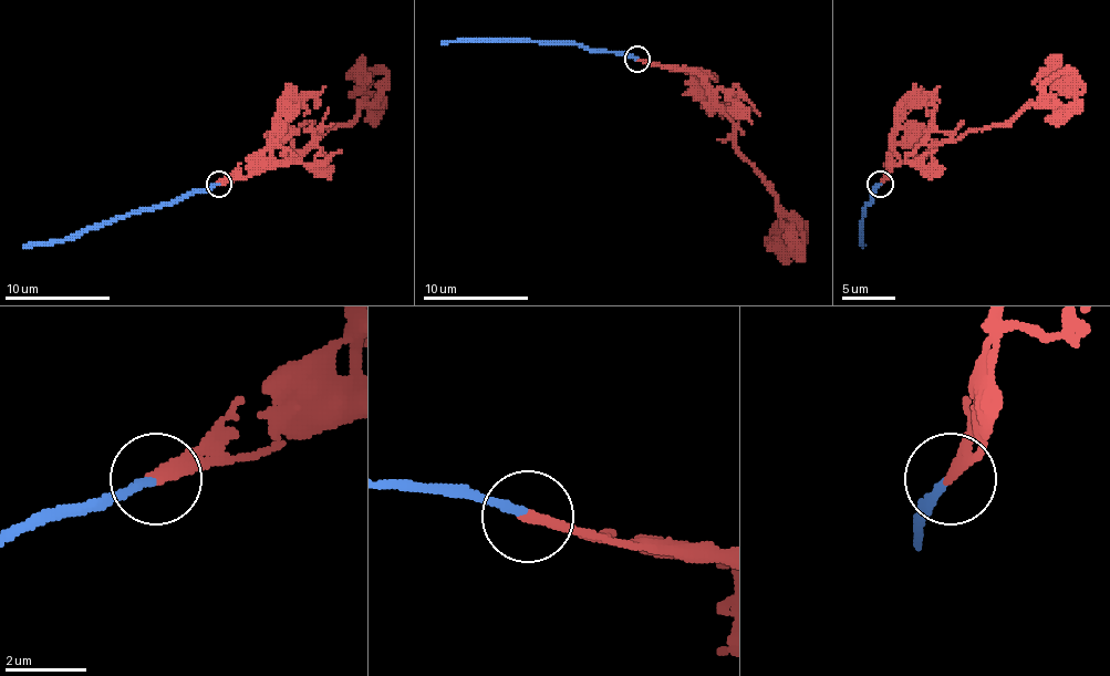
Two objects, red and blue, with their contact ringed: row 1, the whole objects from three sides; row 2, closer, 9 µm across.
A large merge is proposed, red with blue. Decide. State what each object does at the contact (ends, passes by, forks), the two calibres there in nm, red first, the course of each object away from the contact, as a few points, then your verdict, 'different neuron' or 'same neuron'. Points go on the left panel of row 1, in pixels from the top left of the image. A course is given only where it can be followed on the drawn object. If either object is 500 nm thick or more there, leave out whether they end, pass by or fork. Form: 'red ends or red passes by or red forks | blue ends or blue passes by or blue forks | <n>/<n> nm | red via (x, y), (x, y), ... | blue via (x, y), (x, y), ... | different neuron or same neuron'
red ends | blue ends | 280/190 nm | red via (219, 184), (275, 168), (320, 132), (346, 126), (362, 105), (377, 100), (362, 92), (362, 81), (367, 84) | blue via (219, 184), (87, 227), (65, 240), (29, 242), (23, 248) | same neuron

